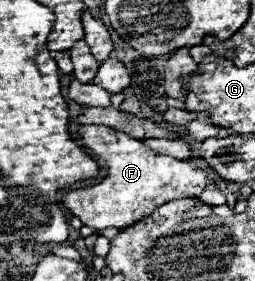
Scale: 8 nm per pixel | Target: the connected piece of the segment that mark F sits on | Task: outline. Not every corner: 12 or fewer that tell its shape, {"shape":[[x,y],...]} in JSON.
{"shape":[[79,125],[108,175],[61,203],[95,231],[199,197],[203,169],[105,125]]}

